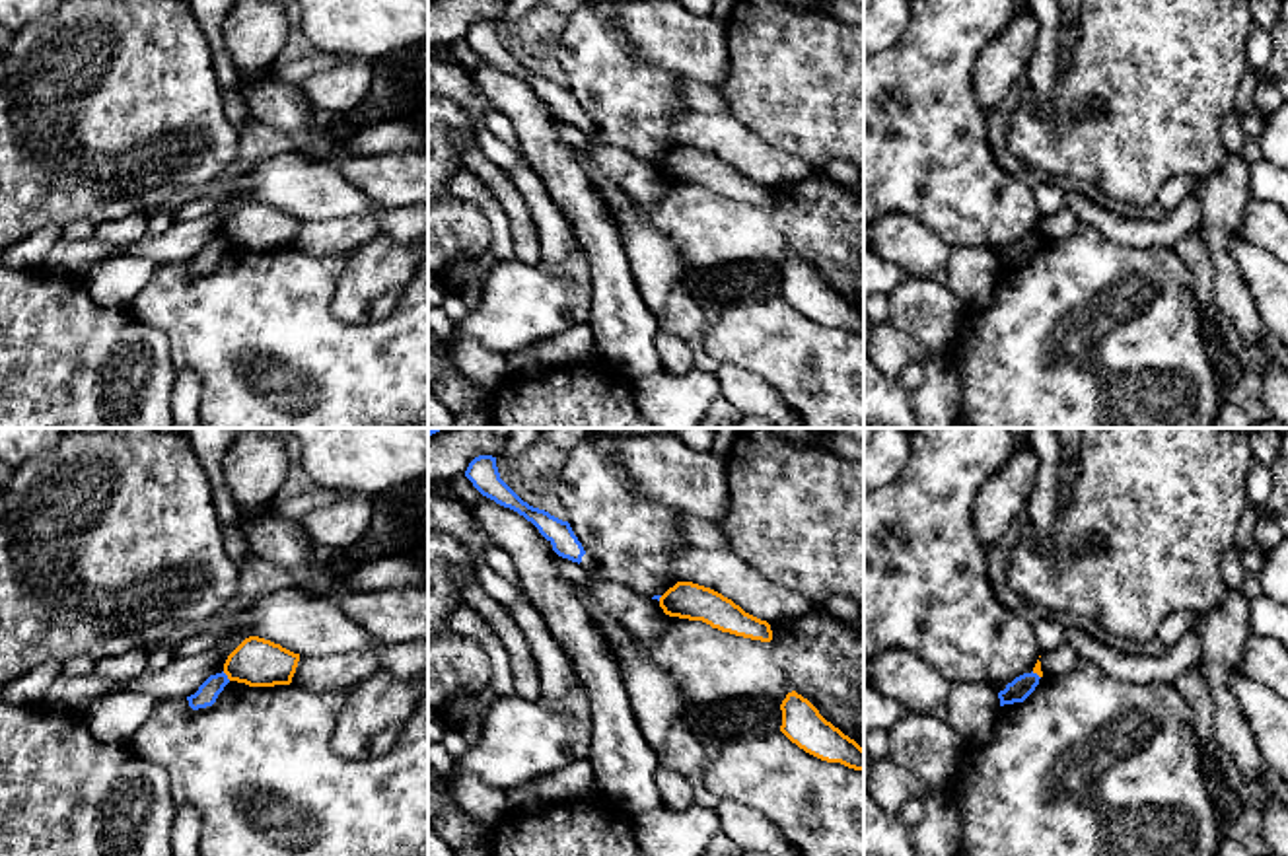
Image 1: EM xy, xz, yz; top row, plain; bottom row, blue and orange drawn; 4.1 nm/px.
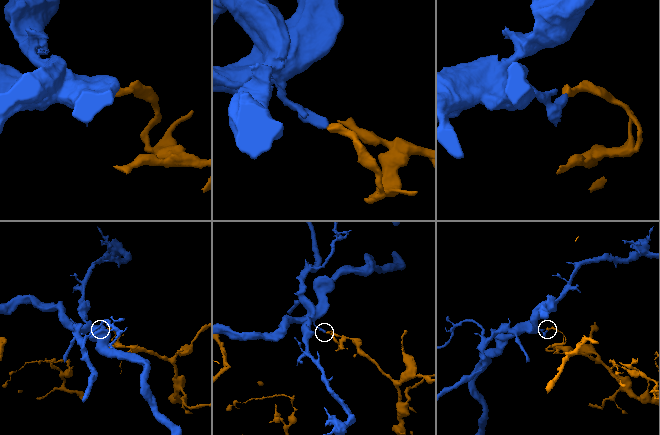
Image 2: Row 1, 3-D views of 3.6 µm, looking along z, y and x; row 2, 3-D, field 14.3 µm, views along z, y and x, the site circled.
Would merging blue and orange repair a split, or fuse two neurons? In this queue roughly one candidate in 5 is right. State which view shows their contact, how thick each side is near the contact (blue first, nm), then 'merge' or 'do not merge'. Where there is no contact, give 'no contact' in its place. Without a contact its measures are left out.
xy | 90/200 nm | do not merge

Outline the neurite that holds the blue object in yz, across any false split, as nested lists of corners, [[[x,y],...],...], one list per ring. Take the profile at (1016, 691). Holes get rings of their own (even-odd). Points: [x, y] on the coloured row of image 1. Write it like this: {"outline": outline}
{"outline": [[[1033,671],[1016,677],[1012,683],[1006,685],[1004,691],[998,693],[1000,706],[1023,702],[1035,691],[1039,679],[1041,677]]]}

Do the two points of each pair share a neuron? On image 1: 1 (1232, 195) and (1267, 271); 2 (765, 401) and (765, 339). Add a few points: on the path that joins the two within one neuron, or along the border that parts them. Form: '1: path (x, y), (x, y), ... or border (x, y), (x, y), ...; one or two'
1: border (1240, 230), (1230, 240), (1228, 251), (1244, 277); two
2: border (722, 364), (734, 364), (761, 376), (790, 407); two

